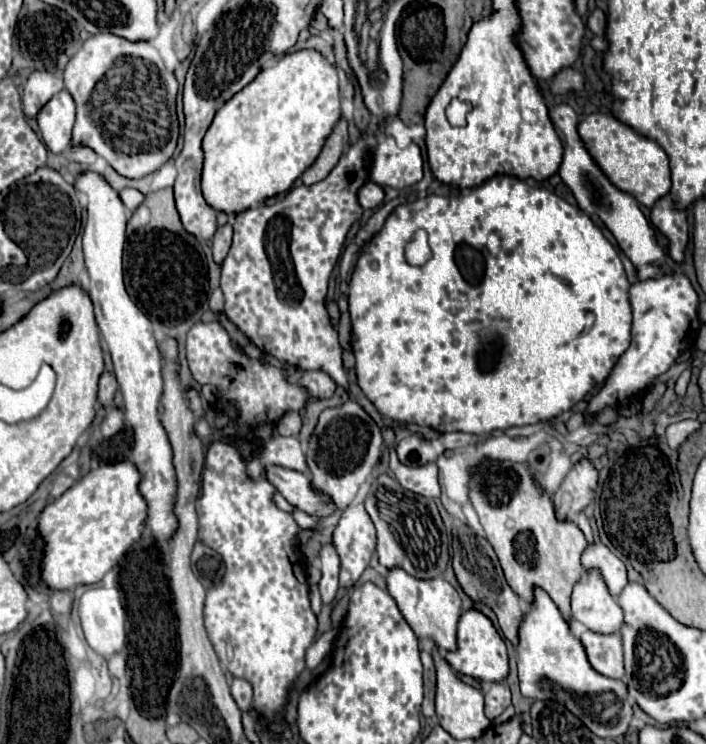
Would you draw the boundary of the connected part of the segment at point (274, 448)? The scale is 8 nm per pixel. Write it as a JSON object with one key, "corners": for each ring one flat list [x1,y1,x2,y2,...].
{"corners":[[273,437,265,445,265,451,261,453,261,459,267,461,269,465,309,473,307,459,305,459,305,453,303,453,297,437]]}

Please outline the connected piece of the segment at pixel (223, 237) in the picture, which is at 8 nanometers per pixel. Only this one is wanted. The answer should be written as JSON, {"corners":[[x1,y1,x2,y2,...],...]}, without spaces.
{"corners":[[227,223,227,225,217,229,217,233,213,237,213,257,215,257,217,263,221,263,227,257,227,251,229,251,229,245,231,245,231,237,233,237,231,223]]}

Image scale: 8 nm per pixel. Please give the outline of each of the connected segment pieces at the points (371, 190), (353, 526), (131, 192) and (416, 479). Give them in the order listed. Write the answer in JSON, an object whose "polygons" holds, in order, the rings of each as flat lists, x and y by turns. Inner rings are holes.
{"polygons":[[[369,181,369,183,365,183,361,187,359,201,361,201,361,207,363,209,375,209,375,207,379,207,383,203,383,199,385,199,385,191,377,183]],[[363,503,349,507,341,513,337,529,333,533,333,545,341,557,341,585,351,587,369,565,375,551,375,529]],[[123,189,123,191,119,191,119,197,125,203,125,207,131,209,131,211,135,211,145,199,145,195,141,191,137,191,137,189]],[[395,449,390,451,389,467,395,475,395,479,413,493,425,495,425,497,439,497,439,481,437,481,437,465,435,463,427,463,427,465,419,465,419,467,407,467,403,465,399,459]]]}

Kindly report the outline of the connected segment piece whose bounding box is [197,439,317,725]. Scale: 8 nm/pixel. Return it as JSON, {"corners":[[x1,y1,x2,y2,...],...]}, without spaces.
{"corners":[[213,439,209,443,209,449,207,449,207,455,205,455,205,469,203,469,203,485,201,485,201,495,197,499,197,517,199,517,199,541,209,545,213,551,217,551,225,563,225,575,223,579,213,585,209,591,207,591,207,599,205,599,205,629,209,633,209,639,213,643,213,647,227,647,231,645,233,647,233,659,227,663,227,669,233,673,233,677,243,677,247,679,251,685,253,685,253,705,257,707,257,711,261,713,261,719,263,723,267,725,275,715,281,715,283,709,285,709,285,701,287,701,287,691,291,687,291,683,297,679,297,675,305,669,305,649,313,643,315,639,315,631,317,631,317,617,313,615,311,611,311,605,309,605,309,583,307,583,307,575,305,571,301,571,301,577,299,573,293,571,293,557,295,557,295,551,291,547,295,547,293,543,297,541,297,535,299,535,299,525,295,523,293,515,281,511,275,501,273,501,273,495,275,495,275,487,269,483,265,471,257,477,257,479,251,479,249,473,247,473,247,465,249,461,243,457,243,449,241,445,235,441,235,439]]}

